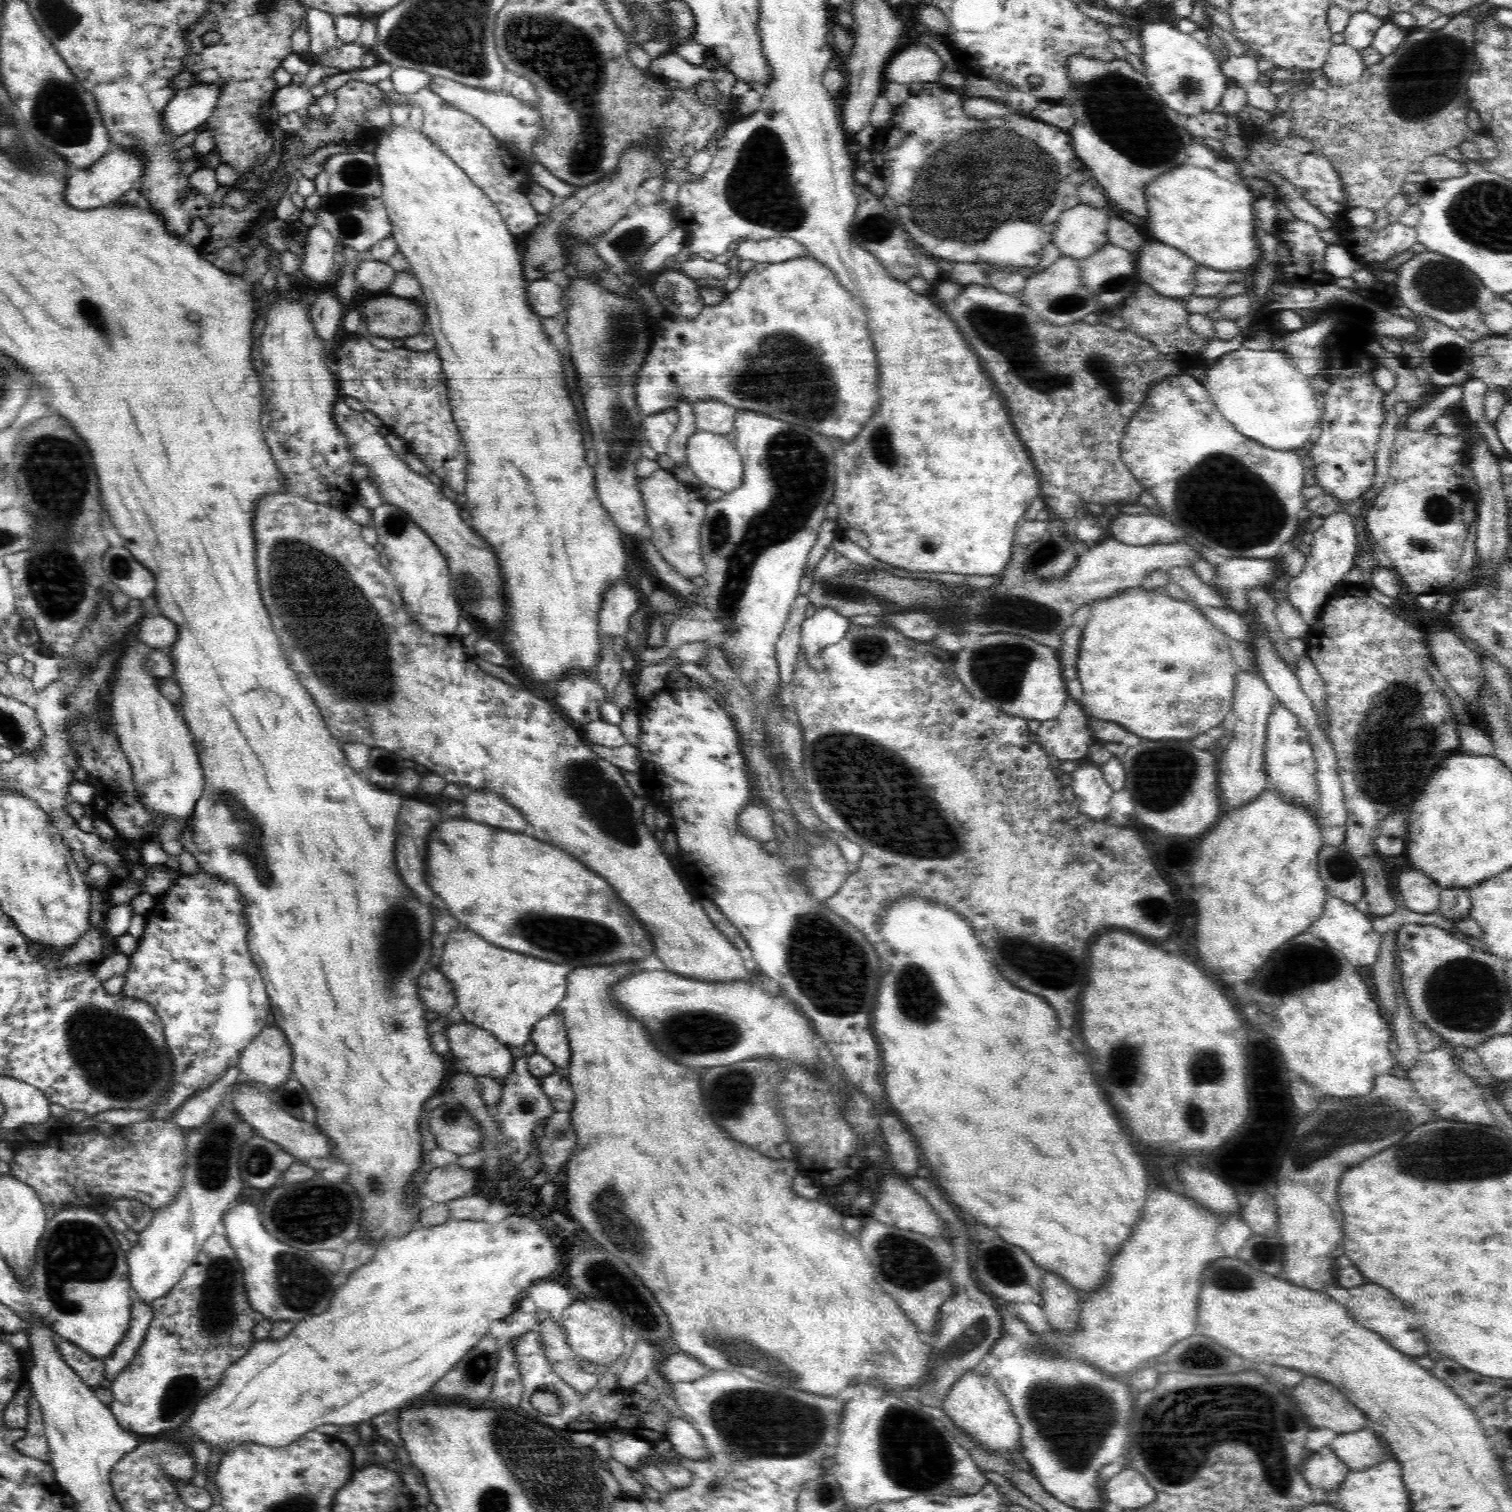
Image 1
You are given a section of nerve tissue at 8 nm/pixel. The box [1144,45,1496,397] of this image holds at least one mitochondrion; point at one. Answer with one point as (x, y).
(1443, 285)

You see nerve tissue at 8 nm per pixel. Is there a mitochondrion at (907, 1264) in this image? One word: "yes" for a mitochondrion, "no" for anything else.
yes

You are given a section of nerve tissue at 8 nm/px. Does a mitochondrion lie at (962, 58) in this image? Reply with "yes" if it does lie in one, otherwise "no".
no

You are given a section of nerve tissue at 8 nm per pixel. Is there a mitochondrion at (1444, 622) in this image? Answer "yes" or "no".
no

